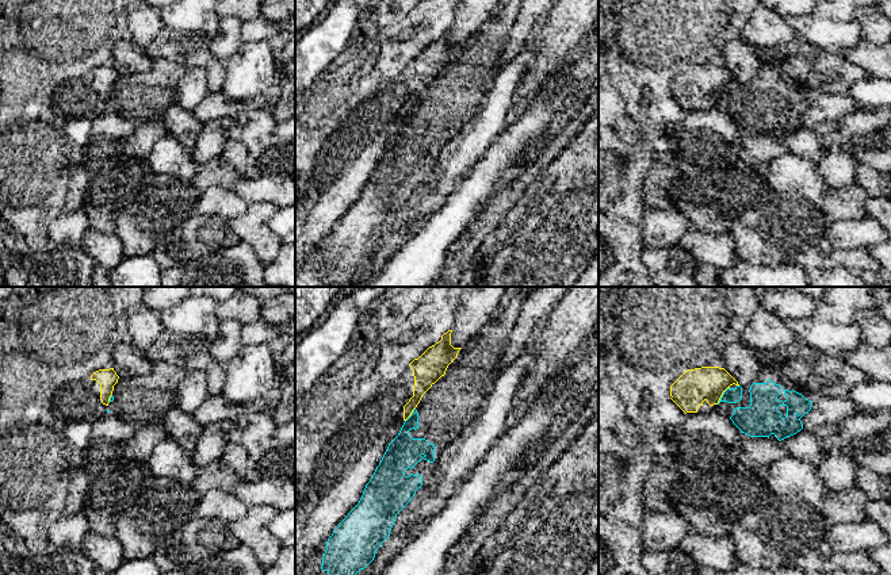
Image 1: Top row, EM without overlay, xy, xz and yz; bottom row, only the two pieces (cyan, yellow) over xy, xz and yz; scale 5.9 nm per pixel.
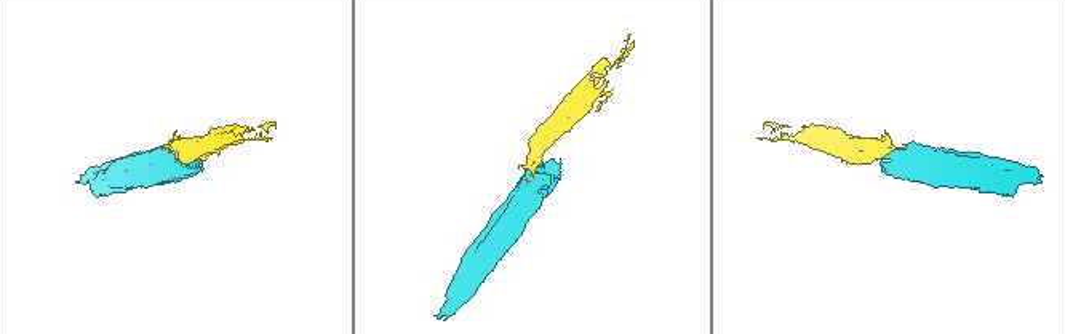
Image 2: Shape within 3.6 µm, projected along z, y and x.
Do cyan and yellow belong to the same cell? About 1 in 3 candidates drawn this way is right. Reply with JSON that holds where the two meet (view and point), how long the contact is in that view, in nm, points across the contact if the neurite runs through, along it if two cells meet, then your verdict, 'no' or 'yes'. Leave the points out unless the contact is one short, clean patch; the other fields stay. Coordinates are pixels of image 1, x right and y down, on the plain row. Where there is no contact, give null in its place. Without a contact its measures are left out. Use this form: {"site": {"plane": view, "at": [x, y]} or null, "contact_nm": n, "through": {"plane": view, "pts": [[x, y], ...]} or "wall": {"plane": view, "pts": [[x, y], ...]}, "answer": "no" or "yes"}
{"site": {"plane": "yz", "at": [722, 92]}, "contact_nm": 130, "wall": {"plane": "yz", "pts": [[729, 84], [716, 100]]}, "answer": "no"}

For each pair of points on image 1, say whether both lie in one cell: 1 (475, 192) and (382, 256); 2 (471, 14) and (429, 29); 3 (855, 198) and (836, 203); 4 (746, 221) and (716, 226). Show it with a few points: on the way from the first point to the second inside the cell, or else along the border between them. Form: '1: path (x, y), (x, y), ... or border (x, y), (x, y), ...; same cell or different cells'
1: border (436, 210), (393, 256); different cells
2: path (461, 22), (440, 26); same cell
3: path (851, 199), (846, 203), (840, 203); same cell
4: border (725, 213), (729, 221), (727, 233); different cells

